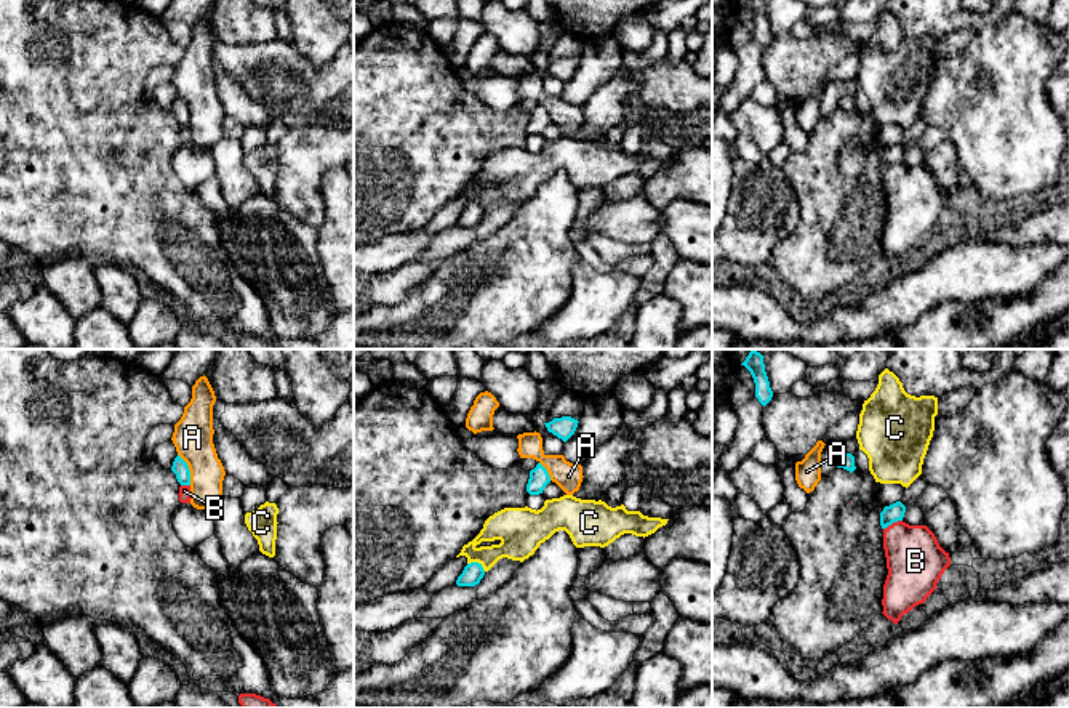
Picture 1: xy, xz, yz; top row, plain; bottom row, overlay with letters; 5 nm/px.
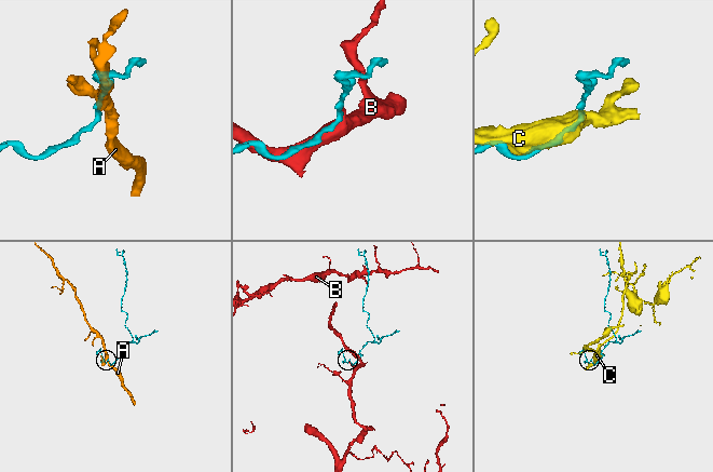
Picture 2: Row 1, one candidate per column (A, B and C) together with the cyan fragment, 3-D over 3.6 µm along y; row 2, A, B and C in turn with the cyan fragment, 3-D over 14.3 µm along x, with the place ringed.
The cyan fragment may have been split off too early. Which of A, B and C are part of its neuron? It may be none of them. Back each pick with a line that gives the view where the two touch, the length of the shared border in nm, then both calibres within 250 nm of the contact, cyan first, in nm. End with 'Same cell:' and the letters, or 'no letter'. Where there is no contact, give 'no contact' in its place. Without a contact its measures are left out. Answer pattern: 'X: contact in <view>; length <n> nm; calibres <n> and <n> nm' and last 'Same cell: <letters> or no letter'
Same cell: no letter

